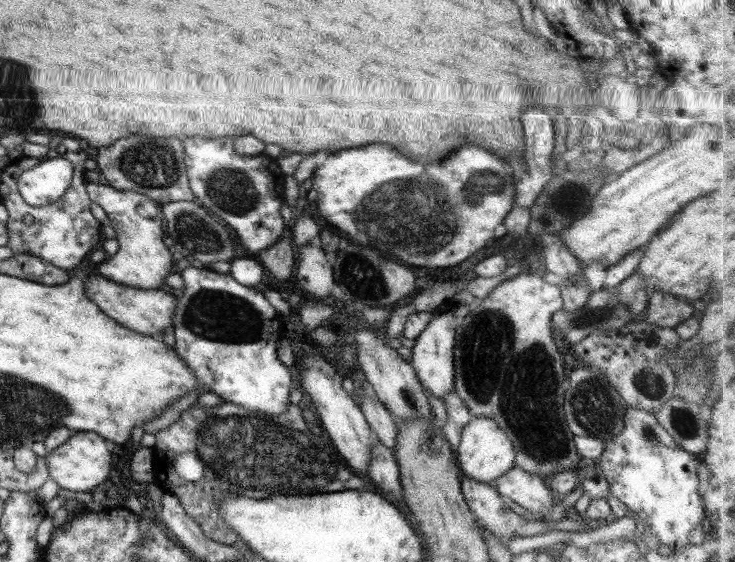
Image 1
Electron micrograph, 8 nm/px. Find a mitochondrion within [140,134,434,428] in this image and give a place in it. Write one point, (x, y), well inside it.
(211, 315)

